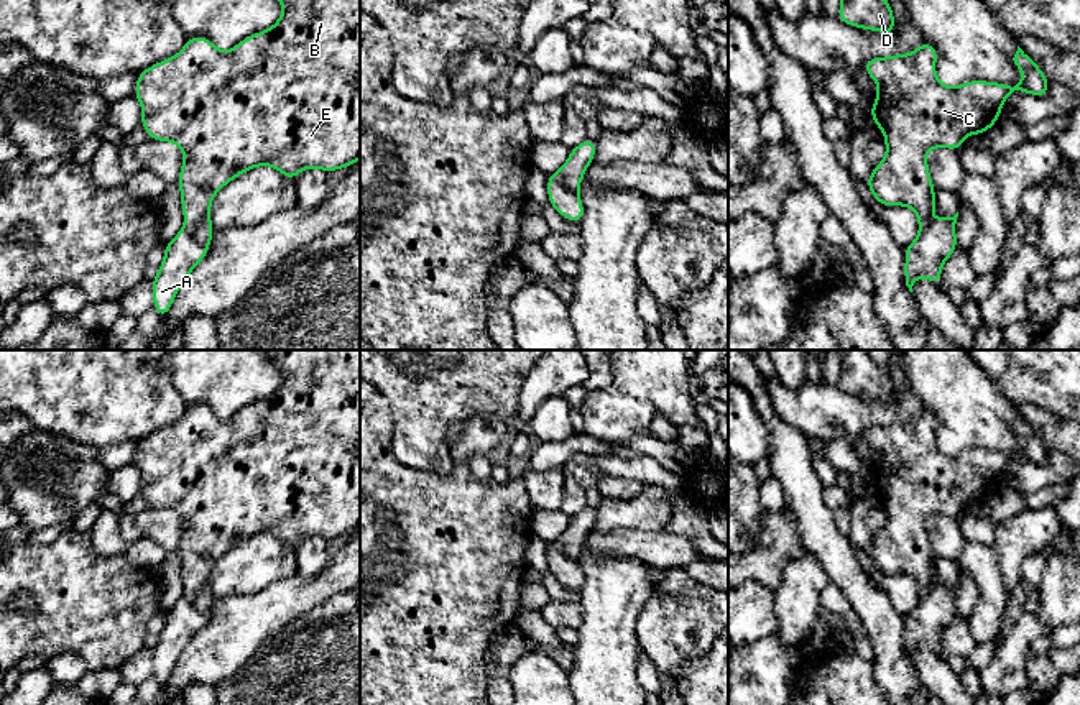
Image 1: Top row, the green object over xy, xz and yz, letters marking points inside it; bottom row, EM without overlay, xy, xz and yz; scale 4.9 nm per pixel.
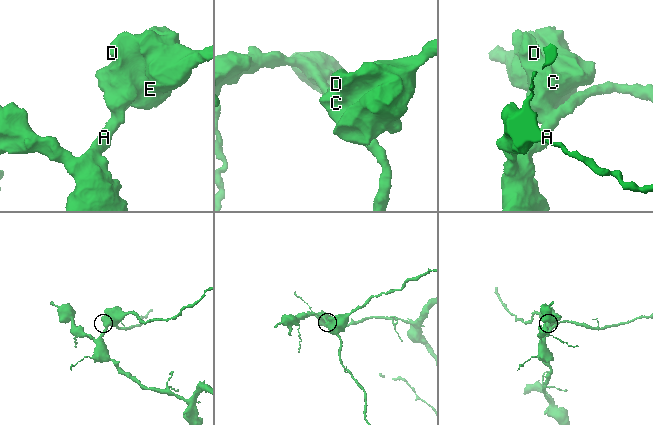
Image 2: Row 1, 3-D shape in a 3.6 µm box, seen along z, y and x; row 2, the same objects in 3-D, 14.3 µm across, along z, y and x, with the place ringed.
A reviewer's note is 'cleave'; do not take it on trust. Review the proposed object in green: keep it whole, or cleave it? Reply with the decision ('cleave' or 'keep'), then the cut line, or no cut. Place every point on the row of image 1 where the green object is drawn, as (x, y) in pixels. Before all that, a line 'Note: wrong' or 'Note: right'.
Note: right
cleave; cut in xz along (553, 175), (567, 188), (577, 191)

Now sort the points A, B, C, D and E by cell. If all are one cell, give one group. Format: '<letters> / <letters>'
A / B C D E

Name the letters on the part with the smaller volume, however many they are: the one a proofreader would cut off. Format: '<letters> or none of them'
B, C, D, E

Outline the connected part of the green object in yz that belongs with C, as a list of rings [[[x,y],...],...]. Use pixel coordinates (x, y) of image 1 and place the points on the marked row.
[[[922,43],[904,56],[894,54],[865,61],[861,67],[878,84],[878,97],[870,108],[871,122],[881,128],[886,143],[884,159],[876,164],[866,179],[876,202],[884,207],[911,207],[917,215],[919,232],[932,223],[935,186],[929,174],[927,151],[930,148],[960,151],[965,136],[986,133],[999,120],[999,112],[1011,92],[1047,97],[1049,81],[1027,53],[1018,46],[1013,61],[1024,76],[1016,85],[968,81],[957,87],[945,87],[937,79],[937,49],[932,43]]]

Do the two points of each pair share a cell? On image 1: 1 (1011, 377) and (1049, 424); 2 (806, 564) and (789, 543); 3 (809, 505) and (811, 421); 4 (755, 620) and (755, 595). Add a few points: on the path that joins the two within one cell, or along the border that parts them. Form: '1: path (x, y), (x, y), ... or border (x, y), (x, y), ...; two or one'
1: border (1016, 405), (1033, 403), (1062, 419); two
2: border (804, 551), (786, 566), (776, 587); two
3: border (778, 414), (809, 437); two
4: path (755, 613), (755, 602); one

